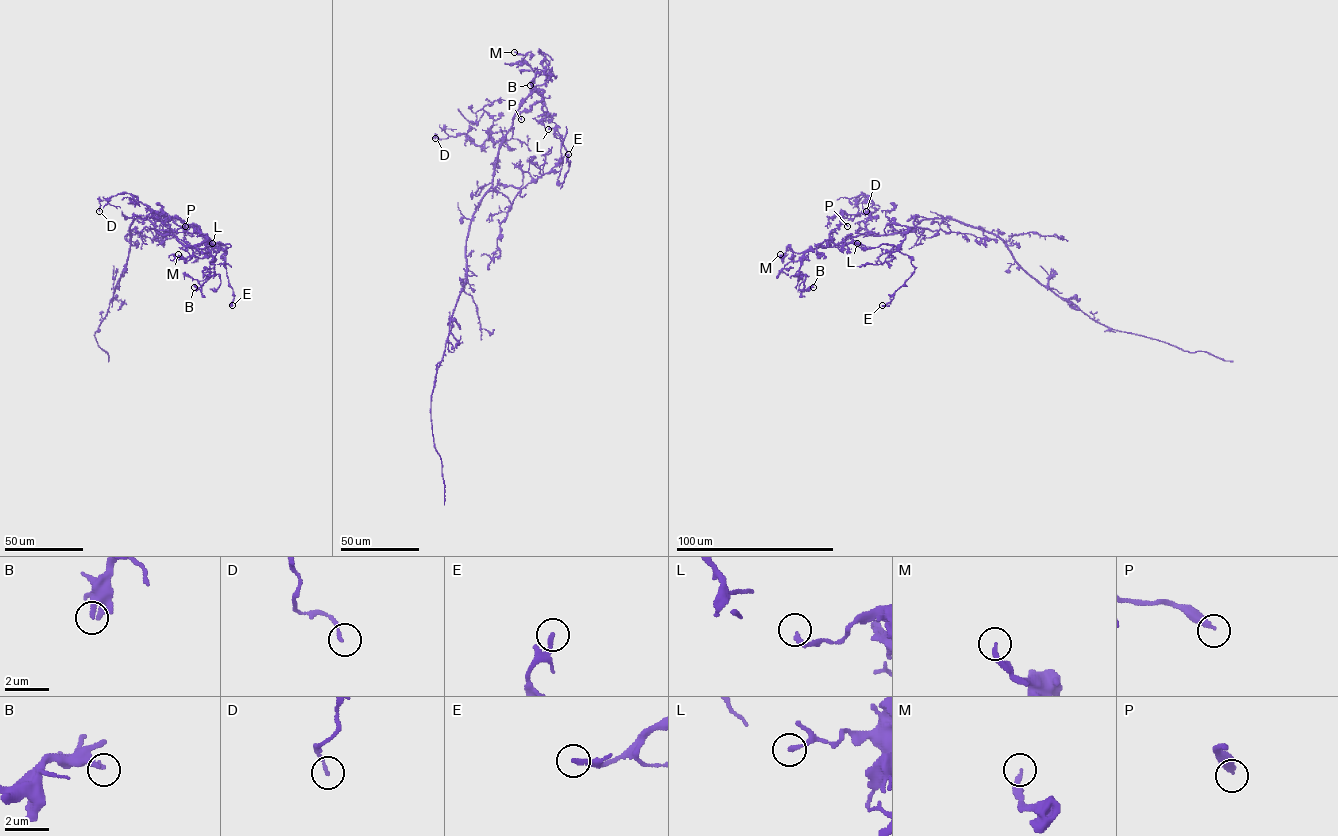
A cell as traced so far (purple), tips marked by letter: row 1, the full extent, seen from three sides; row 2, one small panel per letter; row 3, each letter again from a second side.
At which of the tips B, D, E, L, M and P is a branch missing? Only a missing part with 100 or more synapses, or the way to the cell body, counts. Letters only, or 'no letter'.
no letter

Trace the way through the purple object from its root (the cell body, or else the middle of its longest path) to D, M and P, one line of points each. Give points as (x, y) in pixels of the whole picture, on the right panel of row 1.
D: (993, 234), (953, 220), (924, 218), (913, 231), (871, 235), (865, 222), (873, 203), (862, 193), (866, 211)
M: (993, 234), (953, 220), (924, 218), (913, 231), (858, 235), (798, 253), (788, 247), (782, 261), (780, 254)
P: (993, 234), (953, 220), (924, 218), (913, 231), (858, 235), (832, 247), (820, 245), (840, 223), (847, 226)

